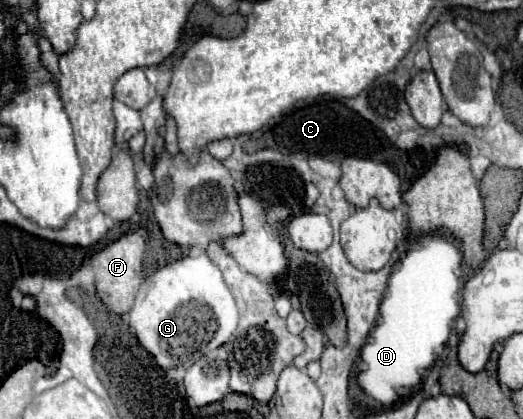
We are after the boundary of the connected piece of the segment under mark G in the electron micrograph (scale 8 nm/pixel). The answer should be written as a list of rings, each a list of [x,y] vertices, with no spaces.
[[[208,255],[184,257],[156,269],[140,285],[130,309],[130,329],[164,369],[192,367],[200,355],[224,345],[236,331],[236,323],[238,309],[234,297]]]

